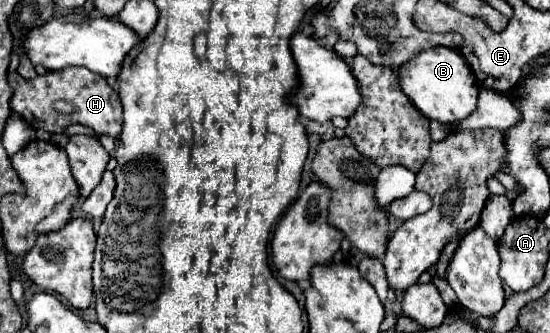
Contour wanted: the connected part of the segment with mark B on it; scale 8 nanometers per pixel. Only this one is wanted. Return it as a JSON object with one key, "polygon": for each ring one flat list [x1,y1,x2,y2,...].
{"polygon":[[438,46,432,50,424,50,412,60,404,62,398,68,398,72,404,94,430,120,438,120,442,124,454,124,456,120,468,118,478,106,478,86,472,76,472,70,462,58,462,54,452,48]]}

